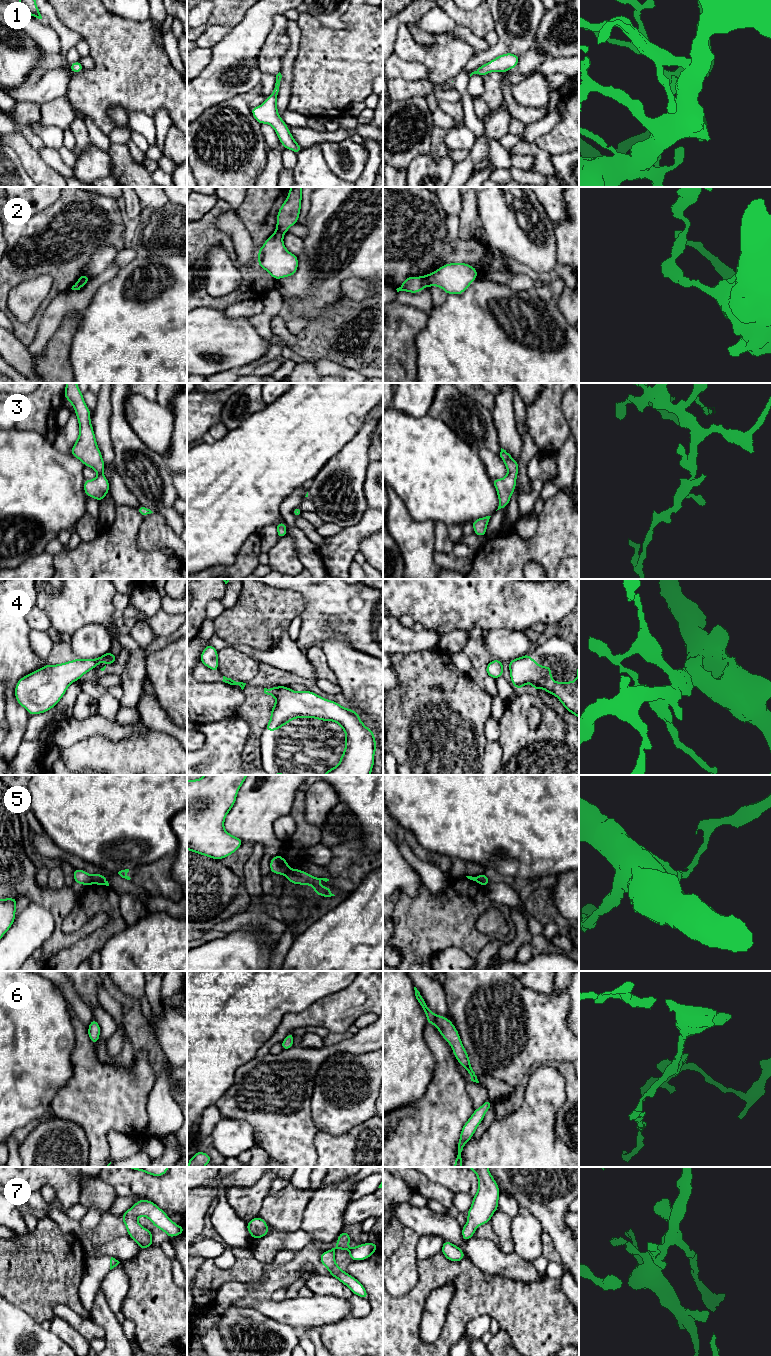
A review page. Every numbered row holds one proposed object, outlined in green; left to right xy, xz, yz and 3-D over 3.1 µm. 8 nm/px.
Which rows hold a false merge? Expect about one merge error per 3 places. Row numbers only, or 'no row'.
2, 5

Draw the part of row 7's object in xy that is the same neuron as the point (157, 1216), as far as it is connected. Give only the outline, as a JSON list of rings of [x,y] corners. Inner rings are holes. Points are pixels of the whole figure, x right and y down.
[[[141,1199],[122,1214],[122,1221],[127,1227],[128,1235],[139,1245],[146,1249],[153,1245],[152,1232],[142,1227],[137,1219],[139,1216],[147,1217],[155,1227],[164,1231],[169,1238],[180,1235],[185,1228],[174,1223],[167,1214],[152,1201]]]

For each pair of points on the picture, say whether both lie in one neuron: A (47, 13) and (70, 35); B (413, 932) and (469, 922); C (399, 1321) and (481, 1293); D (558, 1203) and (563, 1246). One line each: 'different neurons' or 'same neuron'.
A: same neuron
B: same neuron
C: same neuron
D: same neuron

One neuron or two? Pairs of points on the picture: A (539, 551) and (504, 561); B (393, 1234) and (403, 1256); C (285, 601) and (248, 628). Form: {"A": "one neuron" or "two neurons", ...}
{"A": "one neuron", "B": "two neurons", "C": "one neuron"}

